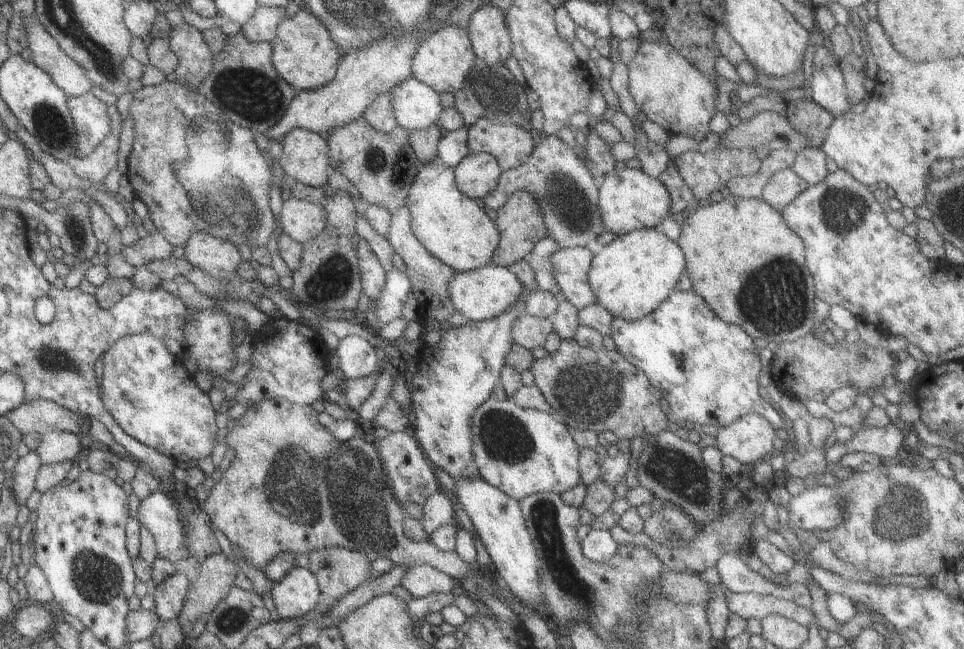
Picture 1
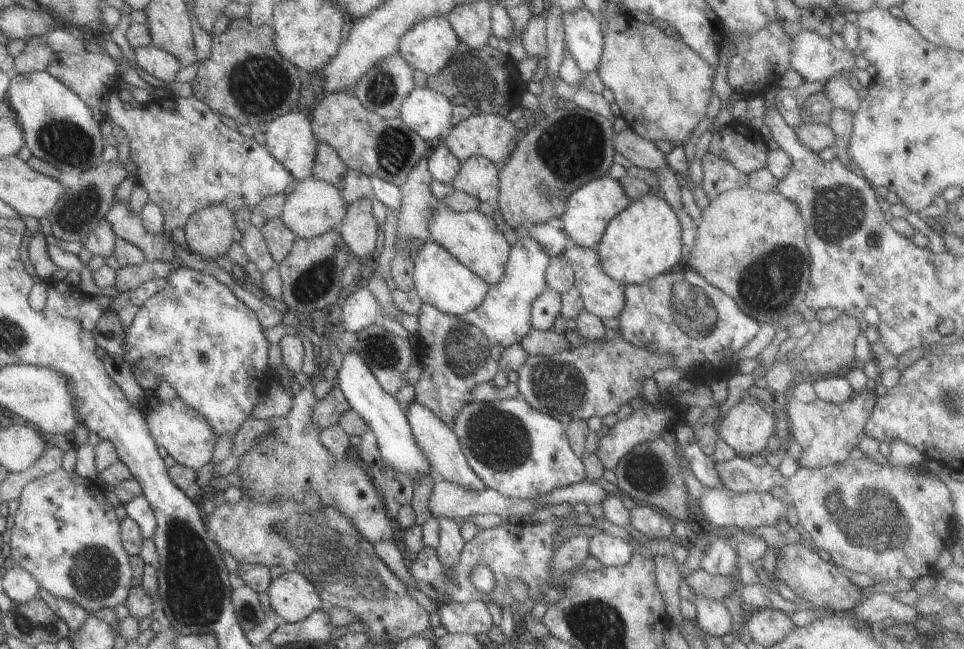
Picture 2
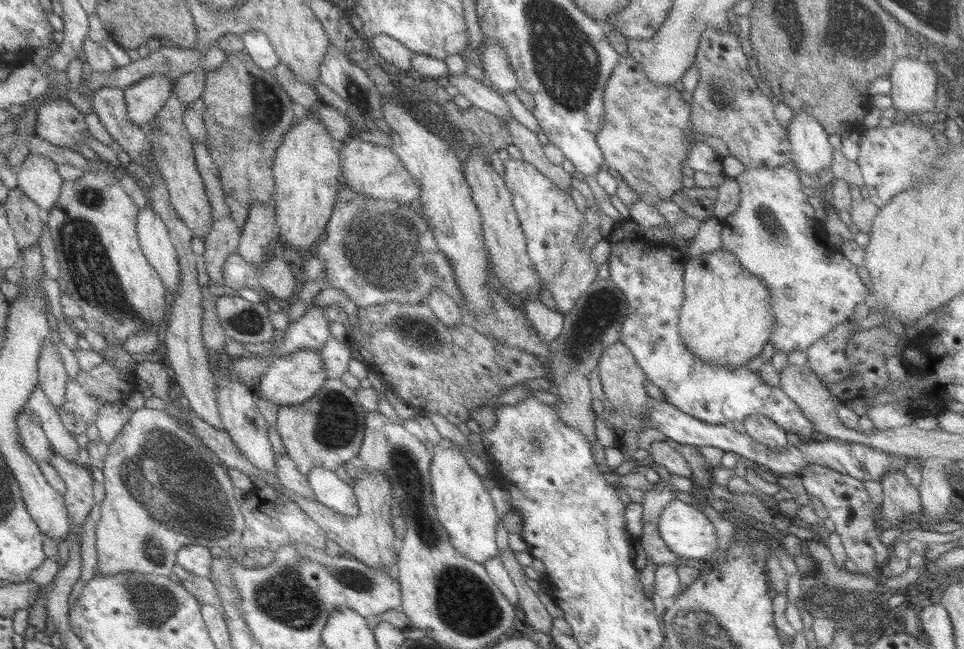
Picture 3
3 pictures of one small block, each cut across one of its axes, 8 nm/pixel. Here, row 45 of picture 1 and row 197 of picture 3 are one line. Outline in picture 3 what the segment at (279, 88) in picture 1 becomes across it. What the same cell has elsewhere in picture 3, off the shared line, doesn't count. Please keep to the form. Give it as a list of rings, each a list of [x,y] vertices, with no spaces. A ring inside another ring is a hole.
[[[243,51],[228,54],[228,59],[222,63],[220,69],[206,73],[205,86],[200,98],[206,105],[206,110],[200,113],[206,129],[205,144],[218,167],[231,218],[239,228],[242,228],[251,204],[272,202],[271,197],[275,189],[272,167],[276,149],[280,147],[284,133],[297,122],[297,109],[282,89],[282,85],[278,83],[274,71],[266,71],[256,66],[250,56]]]

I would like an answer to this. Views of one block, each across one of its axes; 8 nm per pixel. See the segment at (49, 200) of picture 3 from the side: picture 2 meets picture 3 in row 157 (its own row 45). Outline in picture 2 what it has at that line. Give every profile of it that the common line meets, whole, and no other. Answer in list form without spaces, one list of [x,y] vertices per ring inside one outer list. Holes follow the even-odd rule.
[[[44,35],[30,36],[26,39],[26,48],[14,59],[12,73],[16,75],[45,71],[54,50],[44,44]]]

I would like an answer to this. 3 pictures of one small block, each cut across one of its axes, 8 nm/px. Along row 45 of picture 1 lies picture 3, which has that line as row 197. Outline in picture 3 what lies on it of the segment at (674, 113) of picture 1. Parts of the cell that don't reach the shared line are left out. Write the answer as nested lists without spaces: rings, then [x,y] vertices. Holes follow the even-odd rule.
[[[620,56],[618,60],[618,64],[616,64],[616,68],[612,71],[610,78],[608,78],[608,82],[606,82],[604,86],[603,92],[603,101],[604,101],[604,124],[602,124],[602,128],[596,134],[596,140],[600,150],[603,152],[604,164],[612,168],[612,170],[616,170],[616,172],[620,172],[620,176],[622,176],[624,182],[632,188],[632,190],[638,195],[640,195],[639,200],[642,200],[646,204],[650,204],[655,206],[656,202],[660,200],[671,201],[671,197],[680,193],[684,186],[682,185],[682,176],[684,175],[682,172],[682,164],[686,163],[686,153],[692,149],[692,145],[698,142],[698,139],[692,139],[691,135],[696,134],[698,136],[698,132],[692,128],[692,120],[690,120],[690,104],[682,99],[682,96],[678,90],[672,84],[654,84],[654,82],[650,82],[648,78],[646,78],[646,74],[644,74],[644,70],[640,68],[640,64],[636,62],[632,58],[632,56]]]

